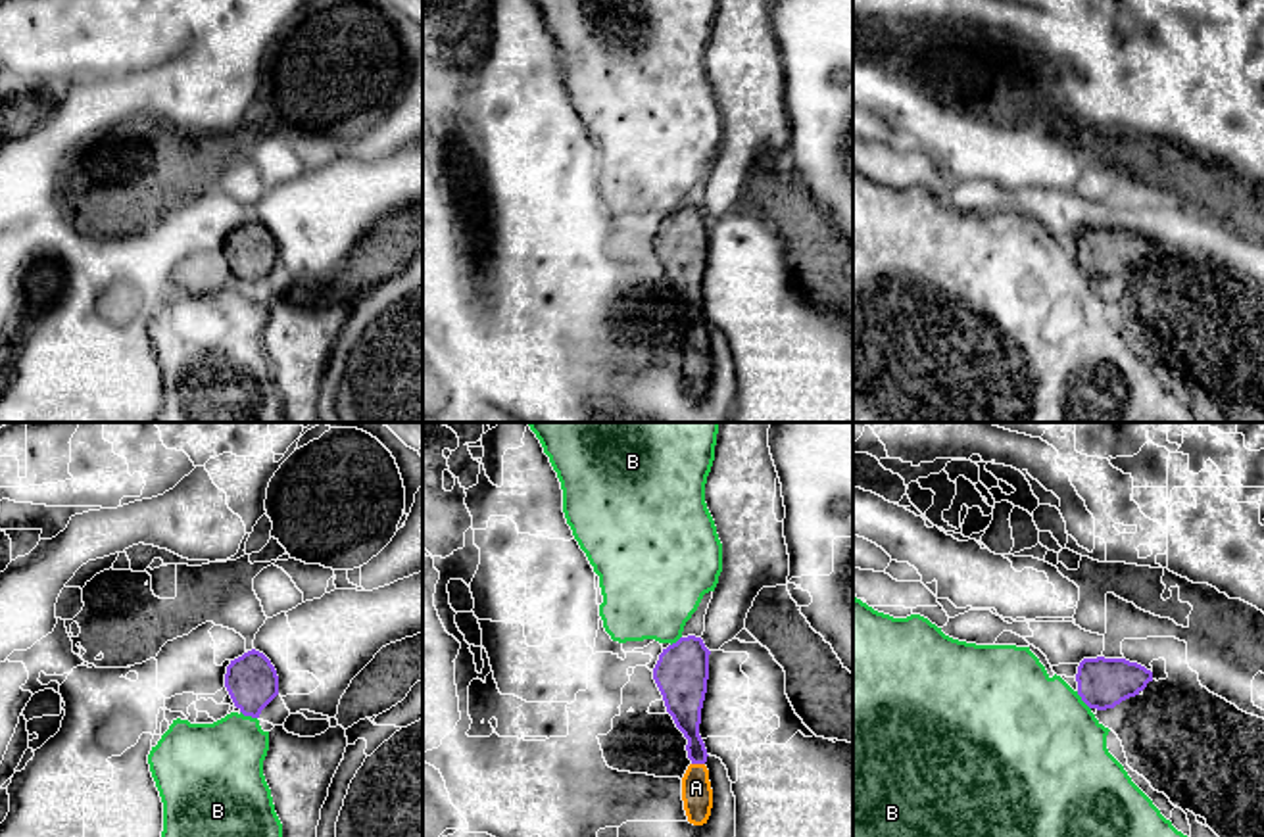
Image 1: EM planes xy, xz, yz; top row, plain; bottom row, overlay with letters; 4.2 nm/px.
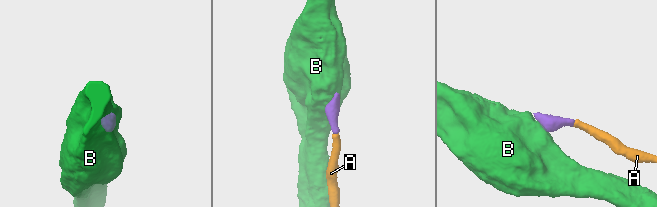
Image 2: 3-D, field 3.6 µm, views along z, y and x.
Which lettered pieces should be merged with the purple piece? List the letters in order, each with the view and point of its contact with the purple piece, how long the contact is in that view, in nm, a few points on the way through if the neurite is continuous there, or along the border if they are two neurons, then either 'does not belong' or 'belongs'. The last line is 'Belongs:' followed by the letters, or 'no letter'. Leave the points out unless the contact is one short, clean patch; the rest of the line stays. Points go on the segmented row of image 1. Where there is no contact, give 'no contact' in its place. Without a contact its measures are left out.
A: contact xz (698, 763); length 60 nm; way xz (684, 705), (698, 763), (696, 788); belongs
B: contact yz (1082, 699); length 100 nm; border yz (1076, 692), (1090, 709); does not belong
Belongs: A

